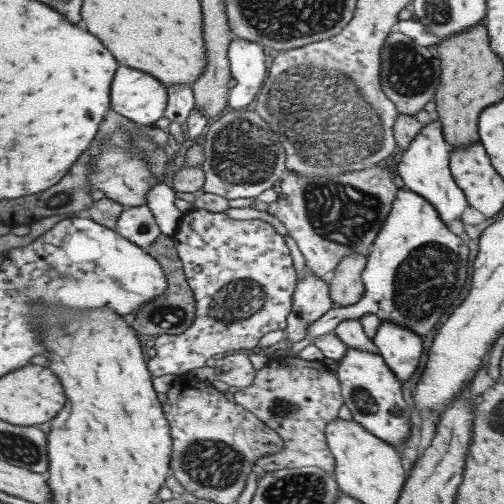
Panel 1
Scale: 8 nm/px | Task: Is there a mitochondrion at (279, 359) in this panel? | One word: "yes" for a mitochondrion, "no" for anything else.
no

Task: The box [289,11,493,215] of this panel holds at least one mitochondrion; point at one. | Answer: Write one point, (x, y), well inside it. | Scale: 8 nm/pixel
(408, 73)

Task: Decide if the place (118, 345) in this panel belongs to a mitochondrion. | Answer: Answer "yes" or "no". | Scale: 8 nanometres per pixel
no

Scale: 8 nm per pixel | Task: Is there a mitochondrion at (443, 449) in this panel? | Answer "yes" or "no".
no

